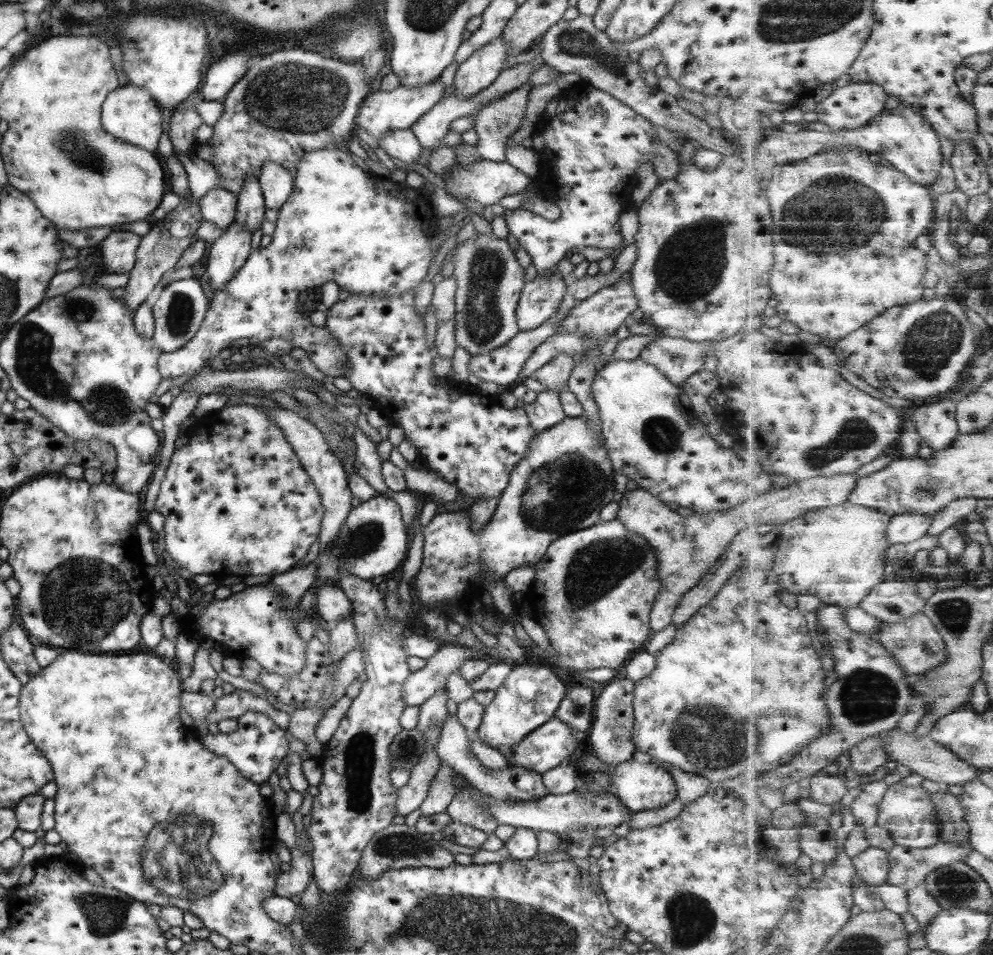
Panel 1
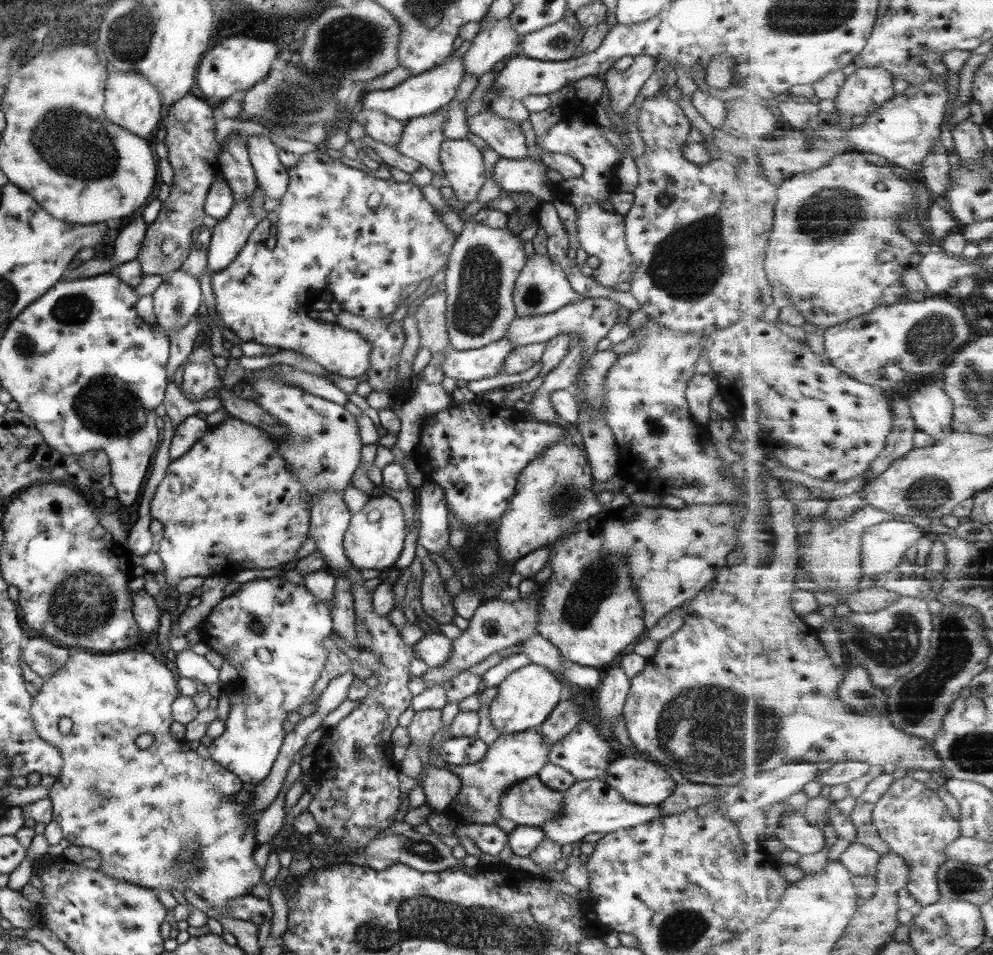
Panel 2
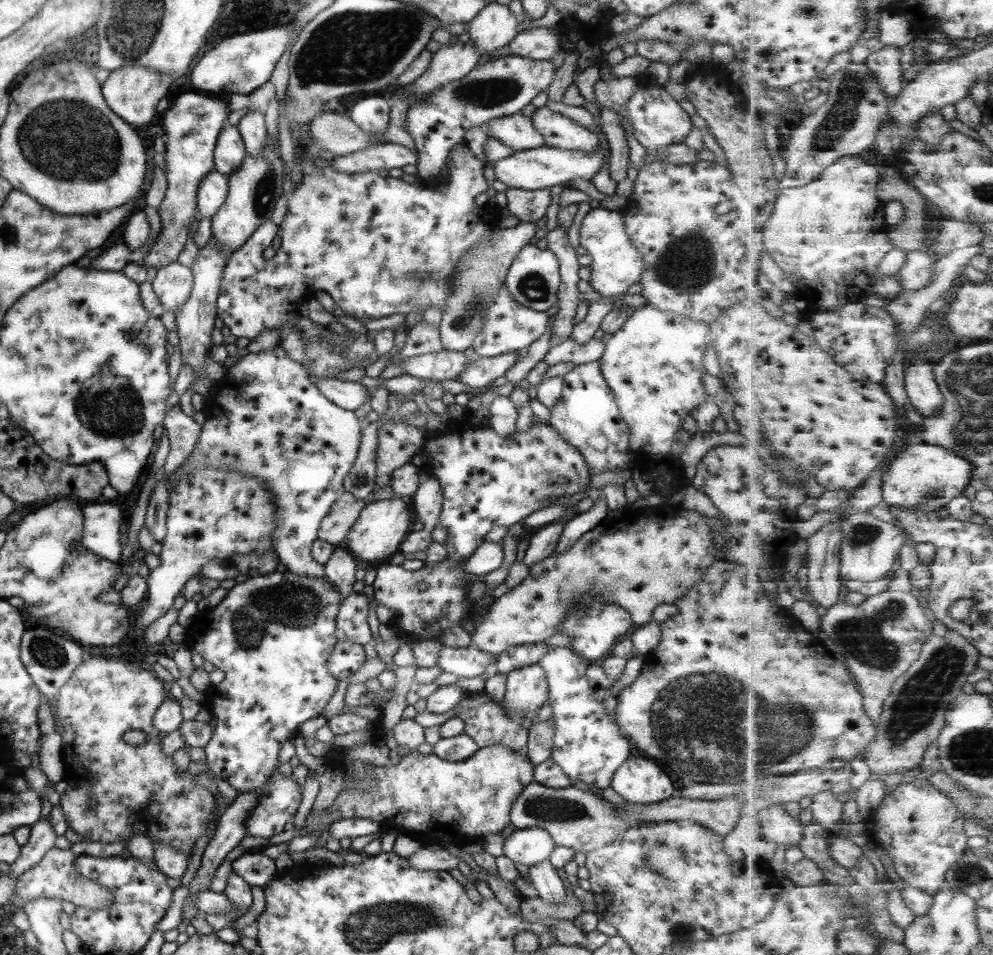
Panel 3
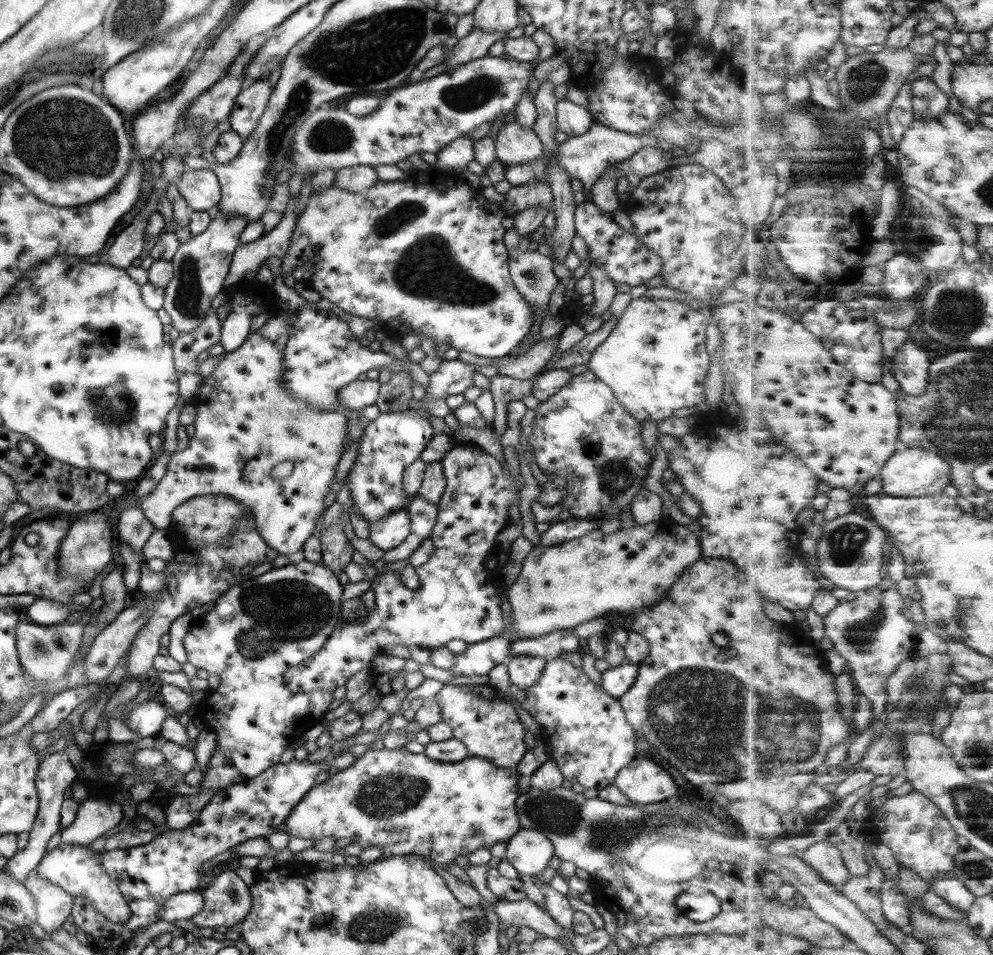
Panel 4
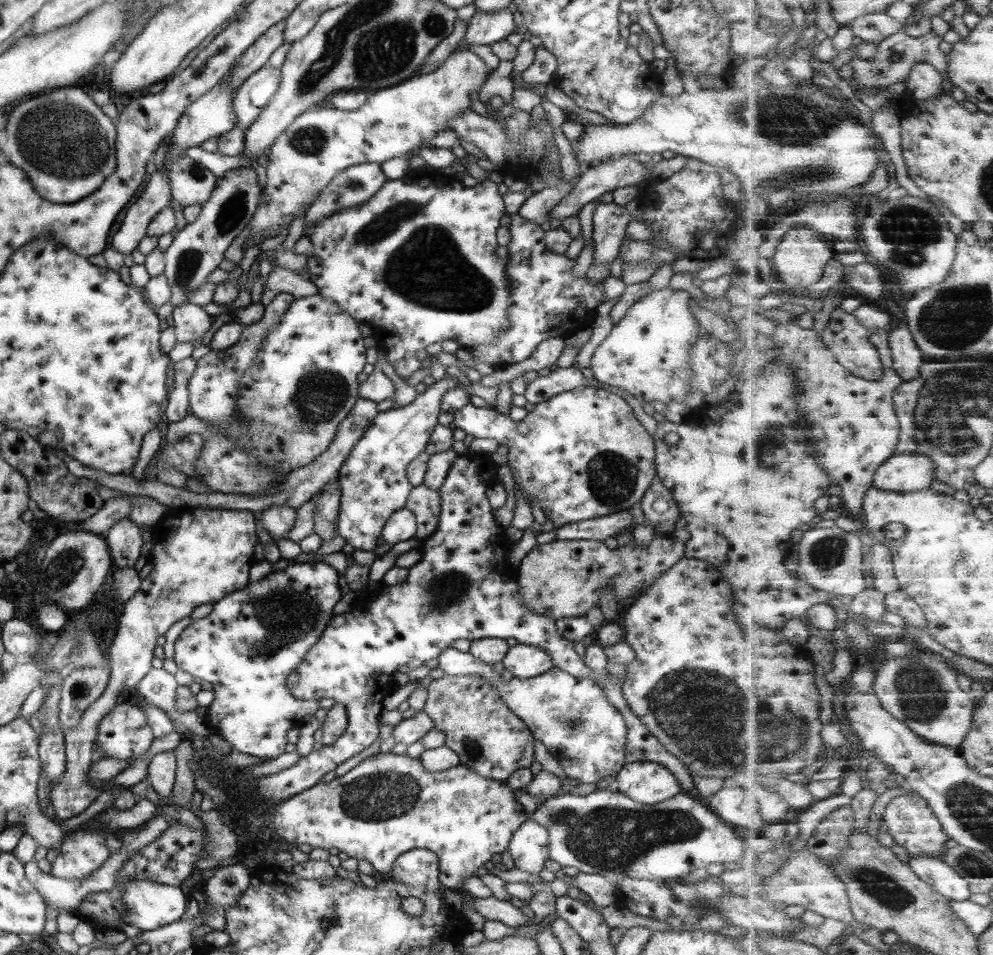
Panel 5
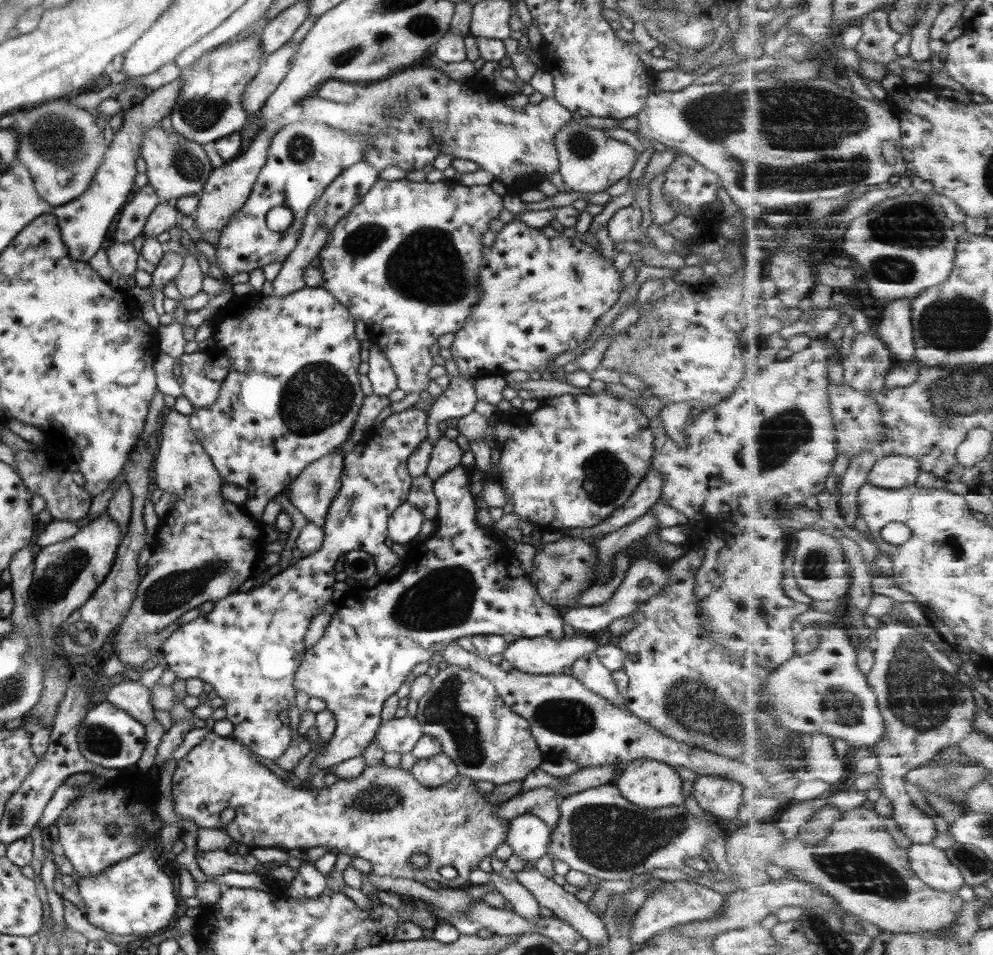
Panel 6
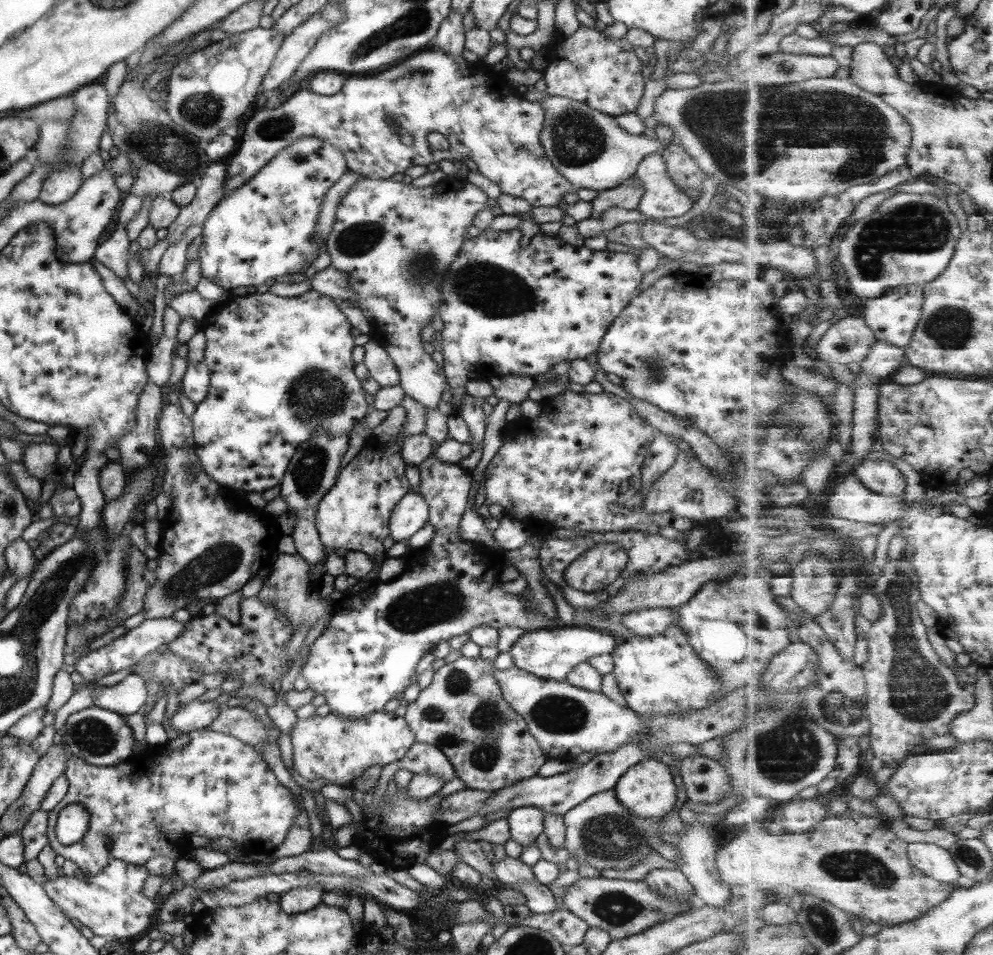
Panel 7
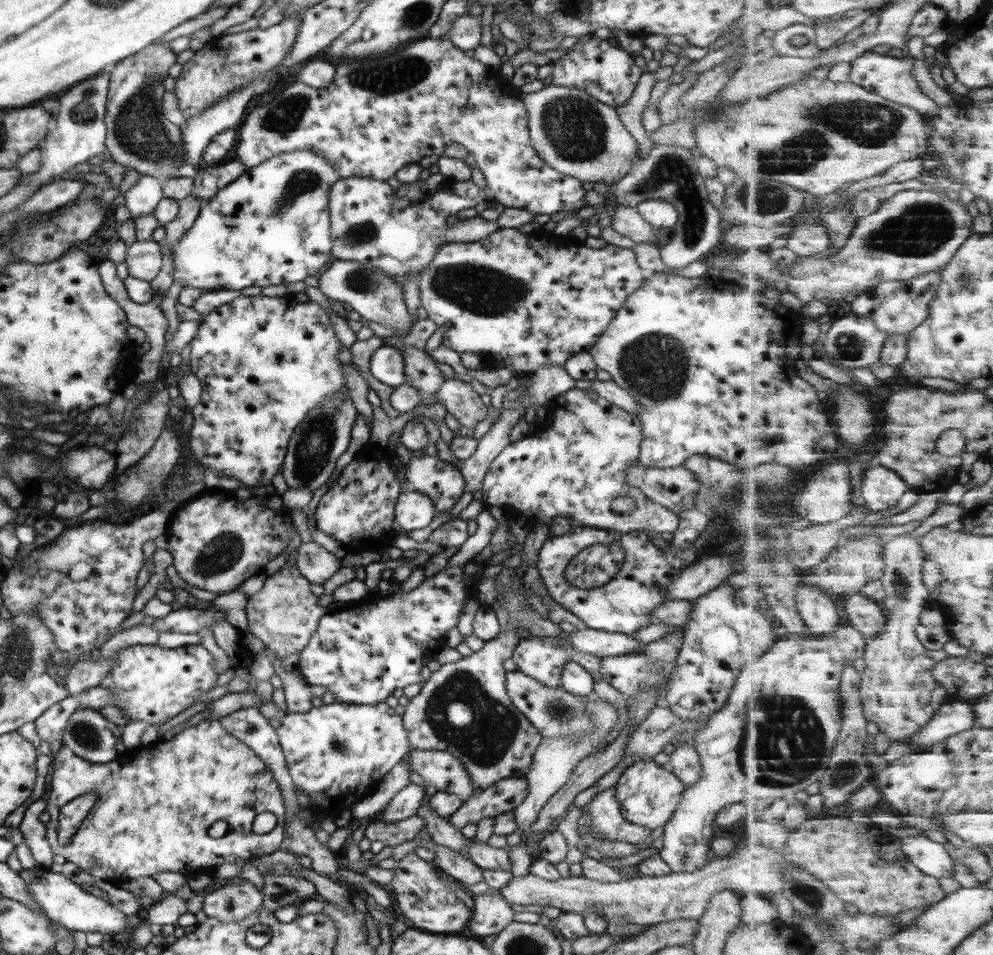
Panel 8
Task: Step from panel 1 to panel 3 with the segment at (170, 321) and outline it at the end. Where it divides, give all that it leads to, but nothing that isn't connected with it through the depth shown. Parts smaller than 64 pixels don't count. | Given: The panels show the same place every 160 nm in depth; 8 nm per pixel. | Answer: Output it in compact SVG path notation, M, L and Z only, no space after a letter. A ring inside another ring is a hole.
M175 261L156 269L150 285L166 311L172 311L185 300L189 294L191 277L190 268Z

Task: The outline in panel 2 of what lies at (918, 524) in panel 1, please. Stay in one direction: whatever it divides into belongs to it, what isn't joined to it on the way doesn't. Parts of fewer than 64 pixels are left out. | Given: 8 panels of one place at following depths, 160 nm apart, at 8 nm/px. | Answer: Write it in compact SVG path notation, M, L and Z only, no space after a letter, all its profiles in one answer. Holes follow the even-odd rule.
M891 520L867 528L862 536L862 569L867 576L891 572L926 532L913 522Z

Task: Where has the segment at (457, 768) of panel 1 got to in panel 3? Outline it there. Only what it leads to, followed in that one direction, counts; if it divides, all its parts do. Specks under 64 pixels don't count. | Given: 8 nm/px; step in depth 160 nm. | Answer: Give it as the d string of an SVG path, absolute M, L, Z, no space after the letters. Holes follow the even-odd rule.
M532 780L517 795L516 800L512 804L509 818L510 823L516 829L541 828L549 834L555 846L570 848L573 853L583 852L583 856L585 857L590 852L611 846L618 836L622 836L622 834L628 830L628 827L631 827L631 823L628 824L625 819L622 819L617 811L612 812L612 804L609 801L594 795L593 792L575 786L574 783L563 788L554 789Z

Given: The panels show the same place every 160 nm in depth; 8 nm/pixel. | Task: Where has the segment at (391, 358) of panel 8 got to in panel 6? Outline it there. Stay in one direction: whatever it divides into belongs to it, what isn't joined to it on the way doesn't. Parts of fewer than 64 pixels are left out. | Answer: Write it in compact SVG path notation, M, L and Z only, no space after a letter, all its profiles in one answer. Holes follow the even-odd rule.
M370 343L368 346L368 371L367 378L372 384L372 394L387 397L389 392L396 388L396 374L393 372L388 358Z

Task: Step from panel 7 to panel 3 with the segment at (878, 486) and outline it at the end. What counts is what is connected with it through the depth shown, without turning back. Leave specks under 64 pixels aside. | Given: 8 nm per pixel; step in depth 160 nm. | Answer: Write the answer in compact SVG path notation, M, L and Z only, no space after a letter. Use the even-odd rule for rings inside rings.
M912 441L888 466L883 476L882 496L888 506L918 508L927 514L933 511L946 512L953 498L966 495L971 486L975 465L944 447L931 446L923 442Z

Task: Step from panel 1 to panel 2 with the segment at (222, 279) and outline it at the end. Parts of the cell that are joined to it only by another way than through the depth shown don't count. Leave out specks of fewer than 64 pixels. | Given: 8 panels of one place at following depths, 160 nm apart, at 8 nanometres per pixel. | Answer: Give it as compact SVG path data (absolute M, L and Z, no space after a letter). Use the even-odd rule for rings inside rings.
M257 181L255 184L257 186L252 195L241 202L234 202L226 216L212 227L210 241L205 251L206 267L210 274L223 270L235 256L238 256L249 233L265 218L263 202L268 199Z

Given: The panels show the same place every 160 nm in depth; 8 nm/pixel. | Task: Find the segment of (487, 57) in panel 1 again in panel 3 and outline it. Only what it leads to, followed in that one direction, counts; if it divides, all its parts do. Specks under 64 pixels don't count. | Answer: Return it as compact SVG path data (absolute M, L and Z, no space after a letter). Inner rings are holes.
M495 1L479 10L479 14L467 24L469 42L479 56L507 46L519 31L519 24L508 6Z

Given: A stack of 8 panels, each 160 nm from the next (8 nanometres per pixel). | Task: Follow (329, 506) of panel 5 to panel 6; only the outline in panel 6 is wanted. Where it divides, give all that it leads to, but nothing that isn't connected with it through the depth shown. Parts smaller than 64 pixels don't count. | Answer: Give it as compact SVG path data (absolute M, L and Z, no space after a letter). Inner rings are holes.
M338 448L331 451L325 456L321 456L319 460L313 460L309 462L308 466L305 466L297 478L293 480L286 488L284 492L287 494L287 499L291 506L297 509L299 514L302 514L308 522L323 528L323 522L325 522L325 516L327 516L327 510L331 506L331 500L335 497L335 494L339 492L341 488L340 477L341 470L344 468L342 466L343 456L341 456Z

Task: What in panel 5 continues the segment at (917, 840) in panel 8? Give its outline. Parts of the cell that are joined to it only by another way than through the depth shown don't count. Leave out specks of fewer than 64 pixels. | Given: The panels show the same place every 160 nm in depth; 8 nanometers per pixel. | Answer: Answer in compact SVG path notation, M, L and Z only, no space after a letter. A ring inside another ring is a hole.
M933 855L910 856L909 863L913 872L947 898L953 901L971 898L970 884L943 858Z

